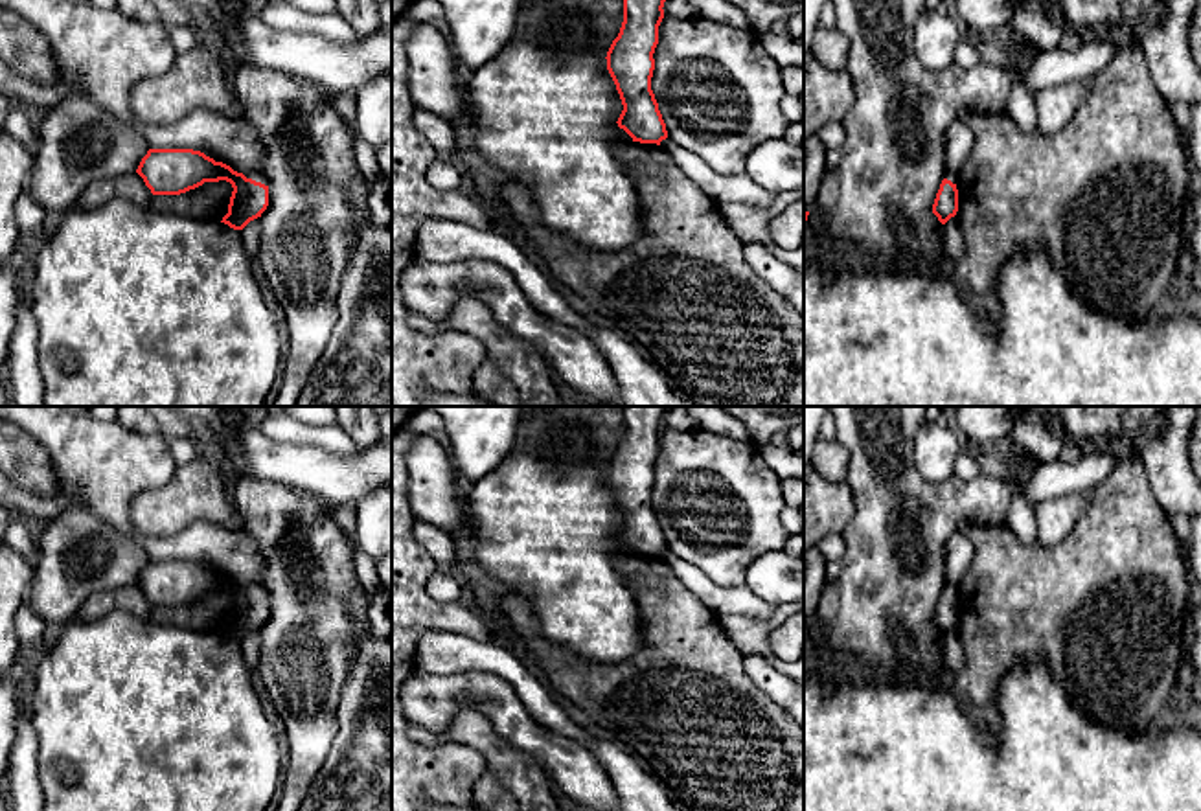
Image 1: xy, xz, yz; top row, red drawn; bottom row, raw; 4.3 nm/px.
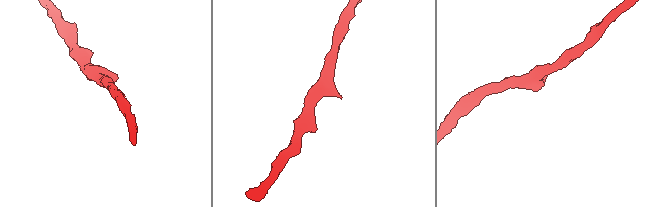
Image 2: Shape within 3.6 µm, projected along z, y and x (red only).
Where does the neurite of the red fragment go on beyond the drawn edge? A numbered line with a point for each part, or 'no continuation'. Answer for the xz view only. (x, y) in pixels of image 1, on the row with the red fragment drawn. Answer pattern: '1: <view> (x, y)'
no continuation

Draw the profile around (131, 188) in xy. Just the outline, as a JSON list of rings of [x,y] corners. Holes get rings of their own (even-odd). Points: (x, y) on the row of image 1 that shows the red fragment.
[[[134,171],[123,177],[107,178],[94,182],[81,191],[75,208],[94,210],[110,199],[123,199],[134,204],[149,204],[153,199],[151,189],[145,186],[143,178]]]

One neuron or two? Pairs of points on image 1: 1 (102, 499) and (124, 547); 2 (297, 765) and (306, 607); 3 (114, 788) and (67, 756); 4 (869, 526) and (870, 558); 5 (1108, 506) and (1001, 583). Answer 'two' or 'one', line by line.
1: two
2: one
3: one
4: one
5: one

